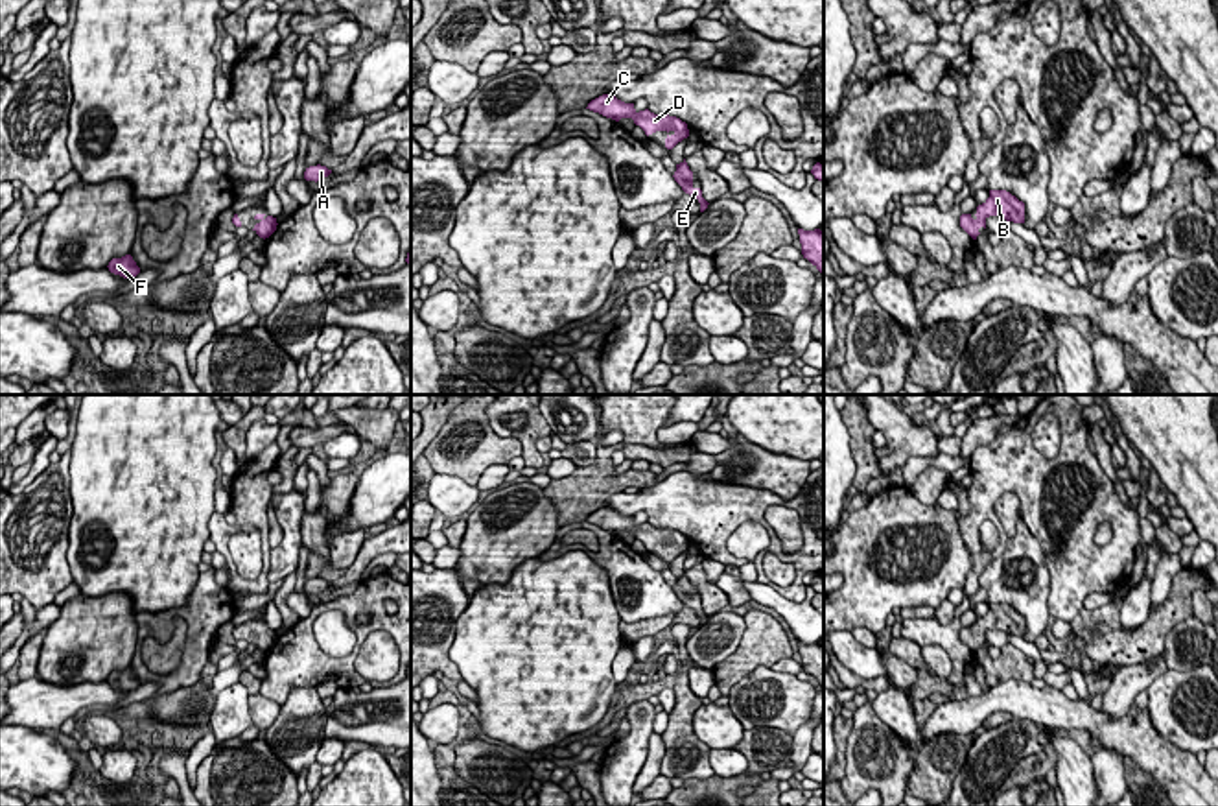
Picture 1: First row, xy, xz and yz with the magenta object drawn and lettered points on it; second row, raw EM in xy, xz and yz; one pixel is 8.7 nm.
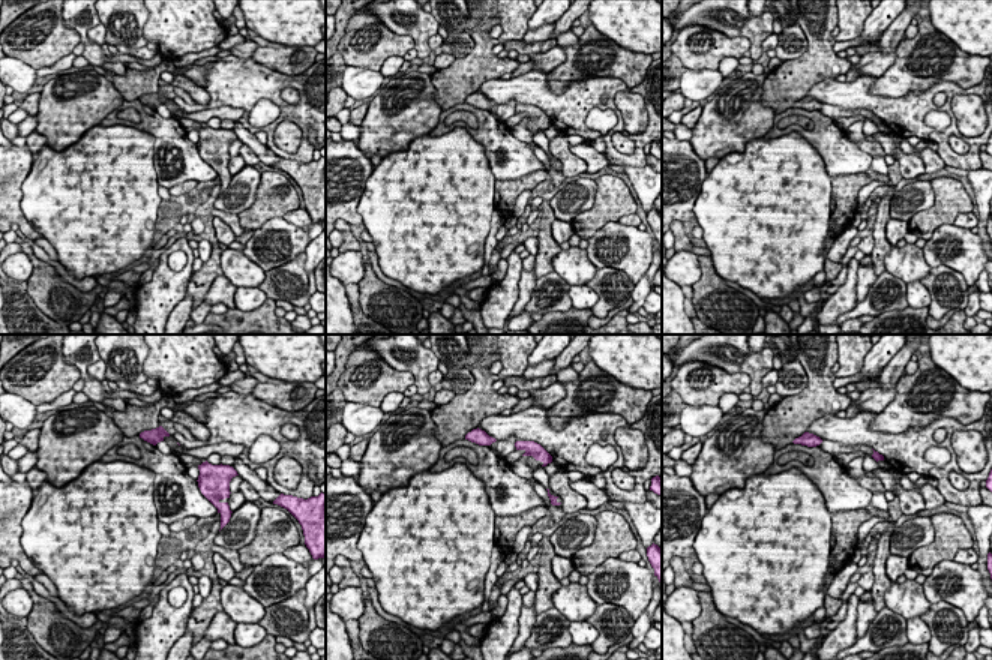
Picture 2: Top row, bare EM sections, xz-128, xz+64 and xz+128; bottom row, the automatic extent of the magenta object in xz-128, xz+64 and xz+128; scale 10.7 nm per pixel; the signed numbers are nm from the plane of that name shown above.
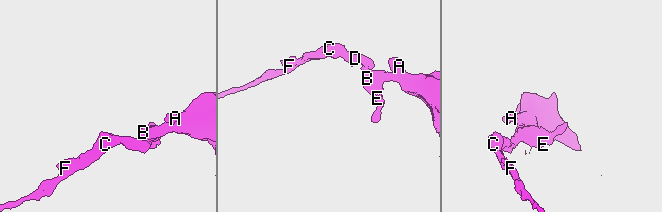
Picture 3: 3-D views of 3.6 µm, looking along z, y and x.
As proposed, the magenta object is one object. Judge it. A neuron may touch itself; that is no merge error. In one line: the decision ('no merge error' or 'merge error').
no merge error

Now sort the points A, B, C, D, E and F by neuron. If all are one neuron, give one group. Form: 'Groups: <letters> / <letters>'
Groups: A B C D E F

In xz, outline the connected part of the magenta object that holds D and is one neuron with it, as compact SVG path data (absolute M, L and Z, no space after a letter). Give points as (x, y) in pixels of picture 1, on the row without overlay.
M603 507L591 513L586 522L615 535L619 535L621 531L632 531L634 537L639 539L647 550L656 544L671 544L673 548L667 548L665 551L667 563L673 563L678 555L689 550L687 537L680 531L669 527L654 527L649 522L638 526L634 522L634 516L625 516L612 507Z

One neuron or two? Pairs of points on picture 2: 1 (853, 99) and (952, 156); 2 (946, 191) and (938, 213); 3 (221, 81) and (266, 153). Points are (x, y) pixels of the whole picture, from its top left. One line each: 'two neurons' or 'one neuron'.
1: one neuron
2: one neuron
3: two neurons

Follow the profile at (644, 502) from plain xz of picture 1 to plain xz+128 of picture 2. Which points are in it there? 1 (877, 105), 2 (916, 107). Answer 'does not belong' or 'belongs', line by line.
1: belongs
2: belongs

